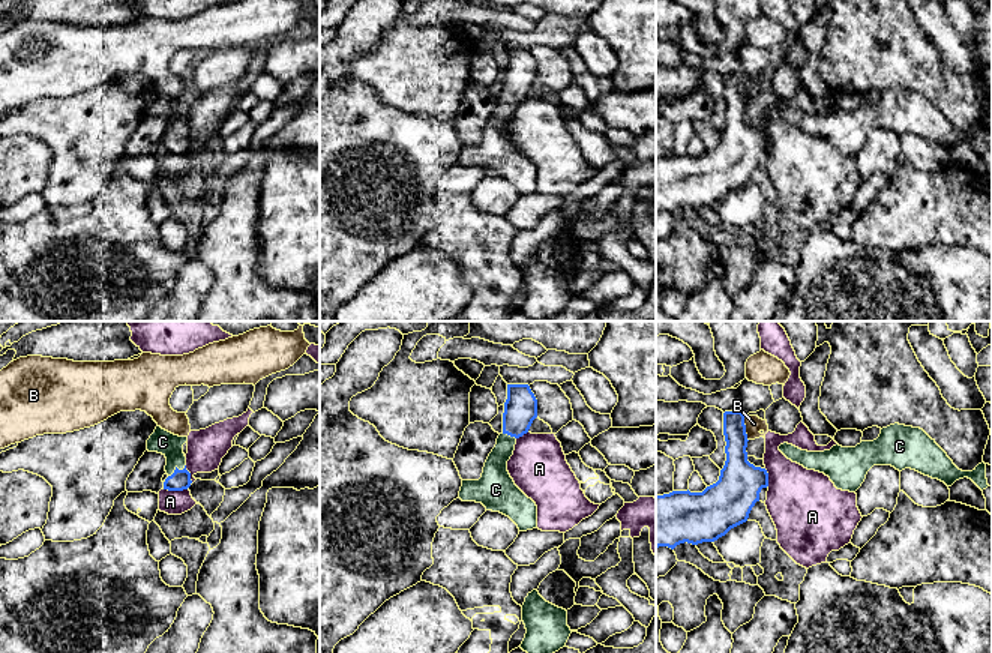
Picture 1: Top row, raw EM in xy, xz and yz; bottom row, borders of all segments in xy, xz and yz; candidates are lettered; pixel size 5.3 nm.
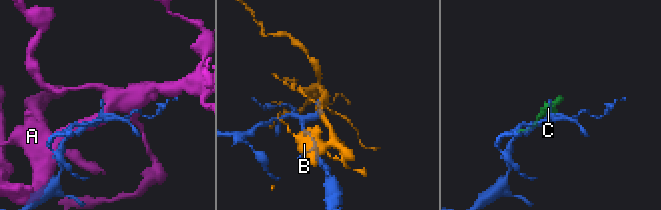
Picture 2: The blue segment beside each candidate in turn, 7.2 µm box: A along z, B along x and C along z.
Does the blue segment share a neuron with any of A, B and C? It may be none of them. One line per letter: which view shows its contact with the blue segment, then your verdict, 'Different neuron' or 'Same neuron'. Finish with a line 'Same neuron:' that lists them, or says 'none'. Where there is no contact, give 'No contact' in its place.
A: Touches blue in xy. Different neuron
B: Touches blue in yz. Different neuron
C: Touches blue in xy. Same neuron
Same neuron: C

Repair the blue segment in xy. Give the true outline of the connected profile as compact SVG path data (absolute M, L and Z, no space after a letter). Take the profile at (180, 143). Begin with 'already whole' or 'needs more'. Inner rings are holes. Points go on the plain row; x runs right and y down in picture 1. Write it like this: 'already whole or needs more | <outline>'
needs more | M161 90L147 104L147 114L162 117L167 122L165 135L168 141L164 144L164 153L183 155L192 147L191 137L186 134L186 120L183 108L188 101L174 99Z

